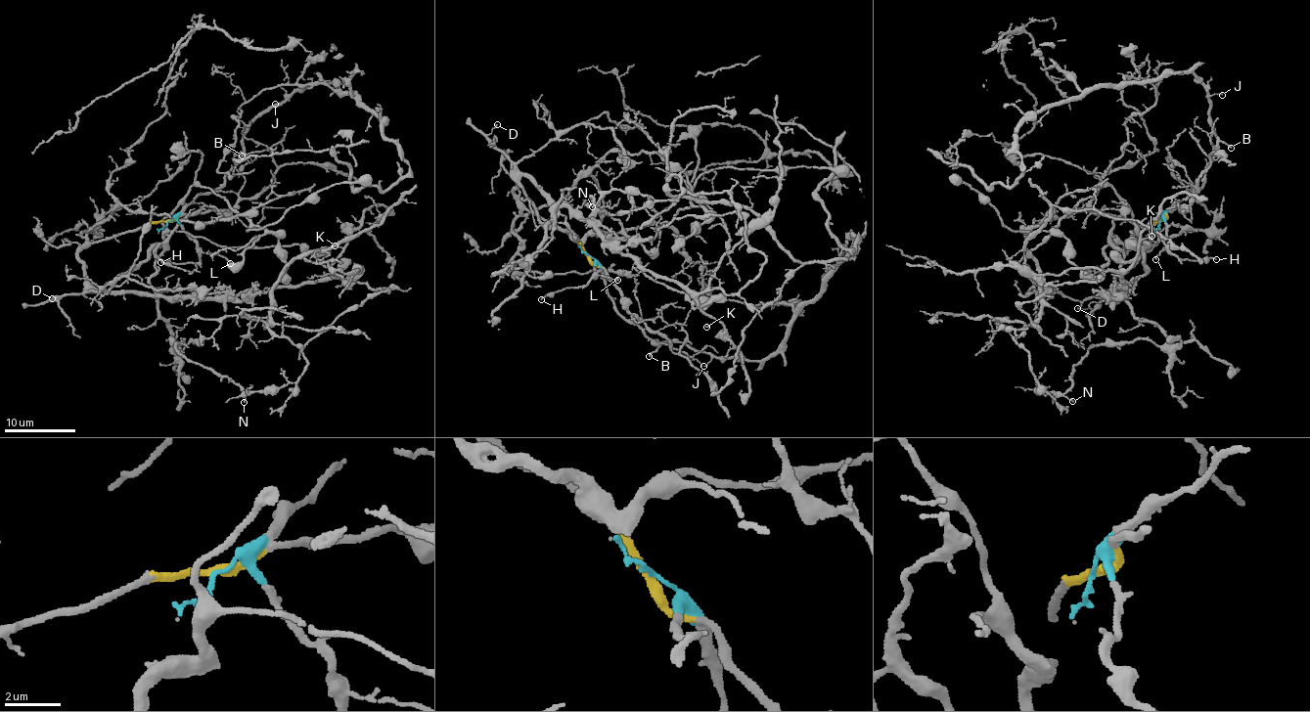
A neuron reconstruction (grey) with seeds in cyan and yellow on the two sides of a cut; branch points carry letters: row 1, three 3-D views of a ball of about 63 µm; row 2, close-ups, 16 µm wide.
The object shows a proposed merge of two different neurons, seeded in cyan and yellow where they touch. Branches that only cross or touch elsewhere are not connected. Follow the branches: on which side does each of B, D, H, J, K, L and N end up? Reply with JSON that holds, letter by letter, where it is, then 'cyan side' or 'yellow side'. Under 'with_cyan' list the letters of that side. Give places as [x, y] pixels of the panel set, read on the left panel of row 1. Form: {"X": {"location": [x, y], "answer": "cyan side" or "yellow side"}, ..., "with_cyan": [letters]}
{"B": {"location": [242, 155], "answer": "cyan side"}, "D": {"location": [52, 298], "answer": "yellow side"}, "H": {"location": [160, 262], "answer": "cyan side"}, "J": {"location": [275, 104], "answer": "cyan side"}, "K": {"location": [335, 245], "answer": "yellow side"}, "L": {"location": [230, 263], "answer": "cyan side"}, "N": {"location": [244, 402], "answer": "yellow side"}, "with_cyan": ["B", "H", "J", "L"]}

